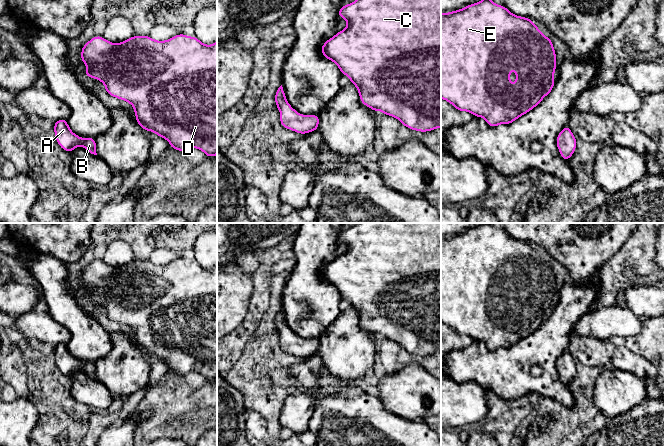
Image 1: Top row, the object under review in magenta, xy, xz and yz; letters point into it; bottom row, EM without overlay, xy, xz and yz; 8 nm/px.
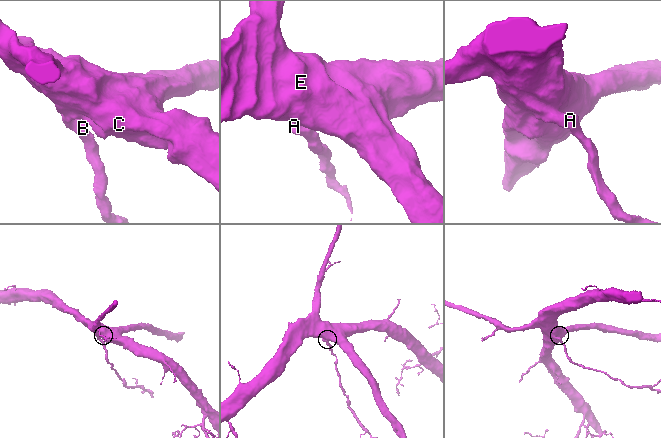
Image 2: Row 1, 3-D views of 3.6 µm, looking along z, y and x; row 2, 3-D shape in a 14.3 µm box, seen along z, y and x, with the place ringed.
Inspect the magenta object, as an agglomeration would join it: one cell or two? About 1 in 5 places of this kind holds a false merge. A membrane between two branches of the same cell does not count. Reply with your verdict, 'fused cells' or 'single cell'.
single cell

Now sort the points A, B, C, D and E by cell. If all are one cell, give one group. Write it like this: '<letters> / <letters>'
A B C D E

